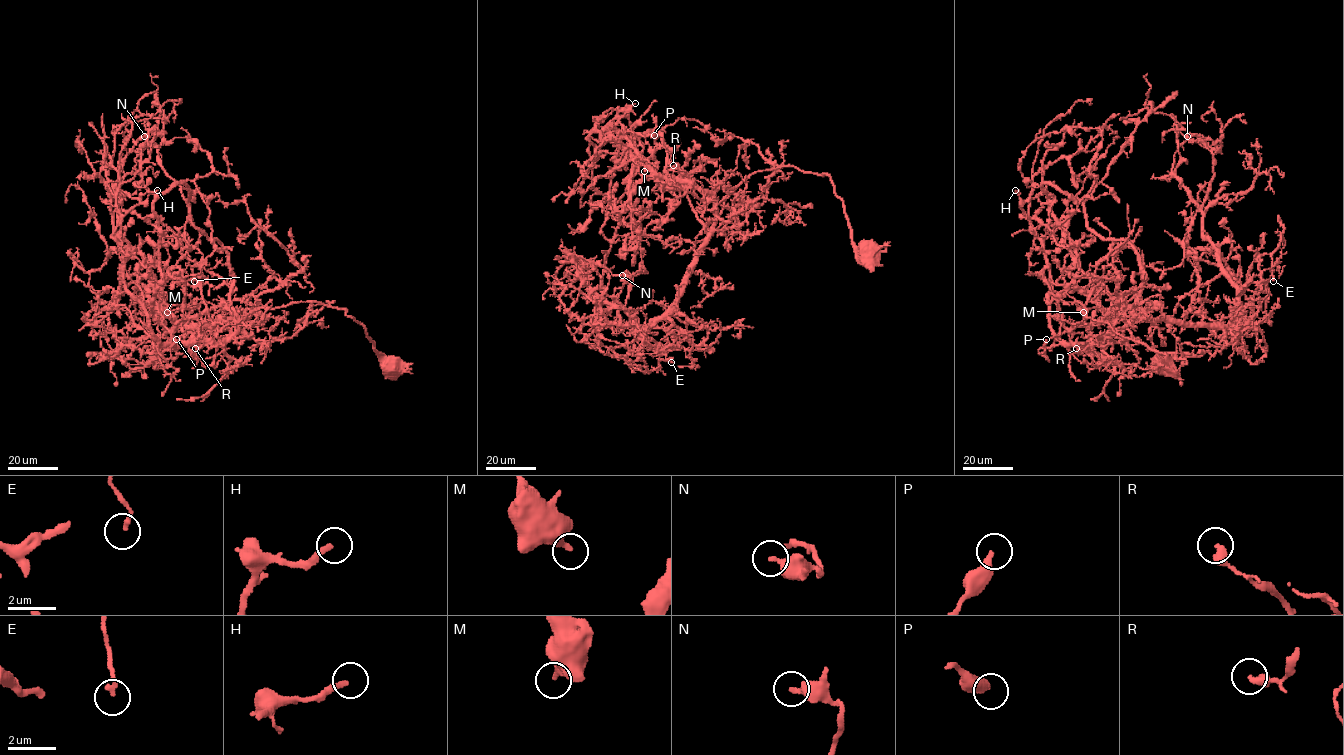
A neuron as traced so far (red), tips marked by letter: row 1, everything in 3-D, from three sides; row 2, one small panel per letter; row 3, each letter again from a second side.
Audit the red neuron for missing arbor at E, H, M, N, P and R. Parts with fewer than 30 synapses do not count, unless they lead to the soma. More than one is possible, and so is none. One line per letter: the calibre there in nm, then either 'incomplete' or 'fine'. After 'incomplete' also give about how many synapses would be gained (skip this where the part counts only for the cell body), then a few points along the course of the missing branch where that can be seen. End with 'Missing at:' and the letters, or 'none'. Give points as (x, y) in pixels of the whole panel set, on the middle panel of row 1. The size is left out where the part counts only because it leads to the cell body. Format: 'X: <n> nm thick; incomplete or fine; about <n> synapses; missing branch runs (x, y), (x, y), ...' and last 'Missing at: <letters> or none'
E: 190 nm thick; fine
H: 240 nm thick; fine
M: 360 nm thick; fine
N: 340 nm thick; fine
P: 340 nm thick; fine
R: 360 nm thick; fine
Missing at: none

